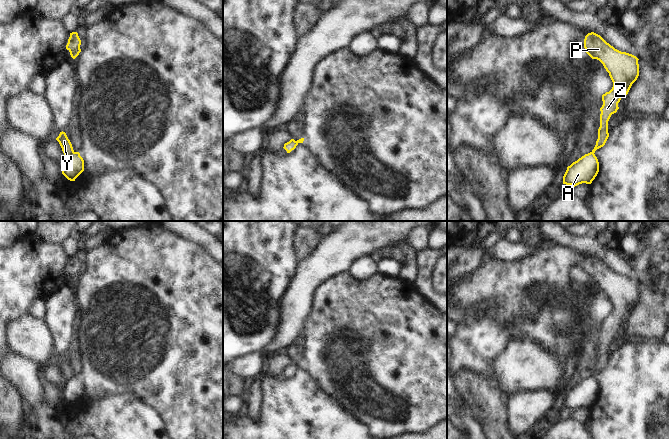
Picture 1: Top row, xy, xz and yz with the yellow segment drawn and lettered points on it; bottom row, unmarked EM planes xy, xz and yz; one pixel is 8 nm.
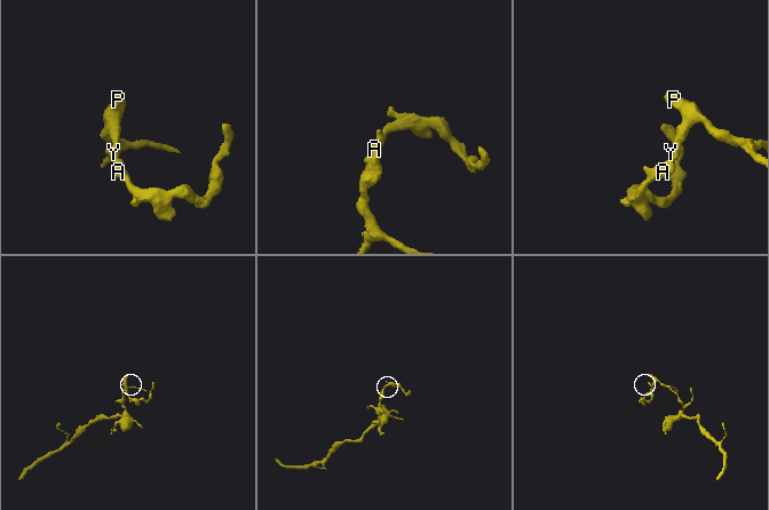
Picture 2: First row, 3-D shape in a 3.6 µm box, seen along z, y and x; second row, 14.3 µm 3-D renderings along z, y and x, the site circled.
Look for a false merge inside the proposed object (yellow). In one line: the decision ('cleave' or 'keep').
cleave

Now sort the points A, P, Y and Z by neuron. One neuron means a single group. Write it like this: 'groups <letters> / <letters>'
groups A / P Y Z

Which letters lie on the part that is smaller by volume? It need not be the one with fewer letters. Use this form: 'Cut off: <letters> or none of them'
Cut off: A

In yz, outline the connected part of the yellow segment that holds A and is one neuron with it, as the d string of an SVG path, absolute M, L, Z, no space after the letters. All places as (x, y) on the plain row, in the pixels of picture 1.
M590 376L567 391L563 400L563 408L573 411L582 407L591 408L598 396L598 383L593 376Z

